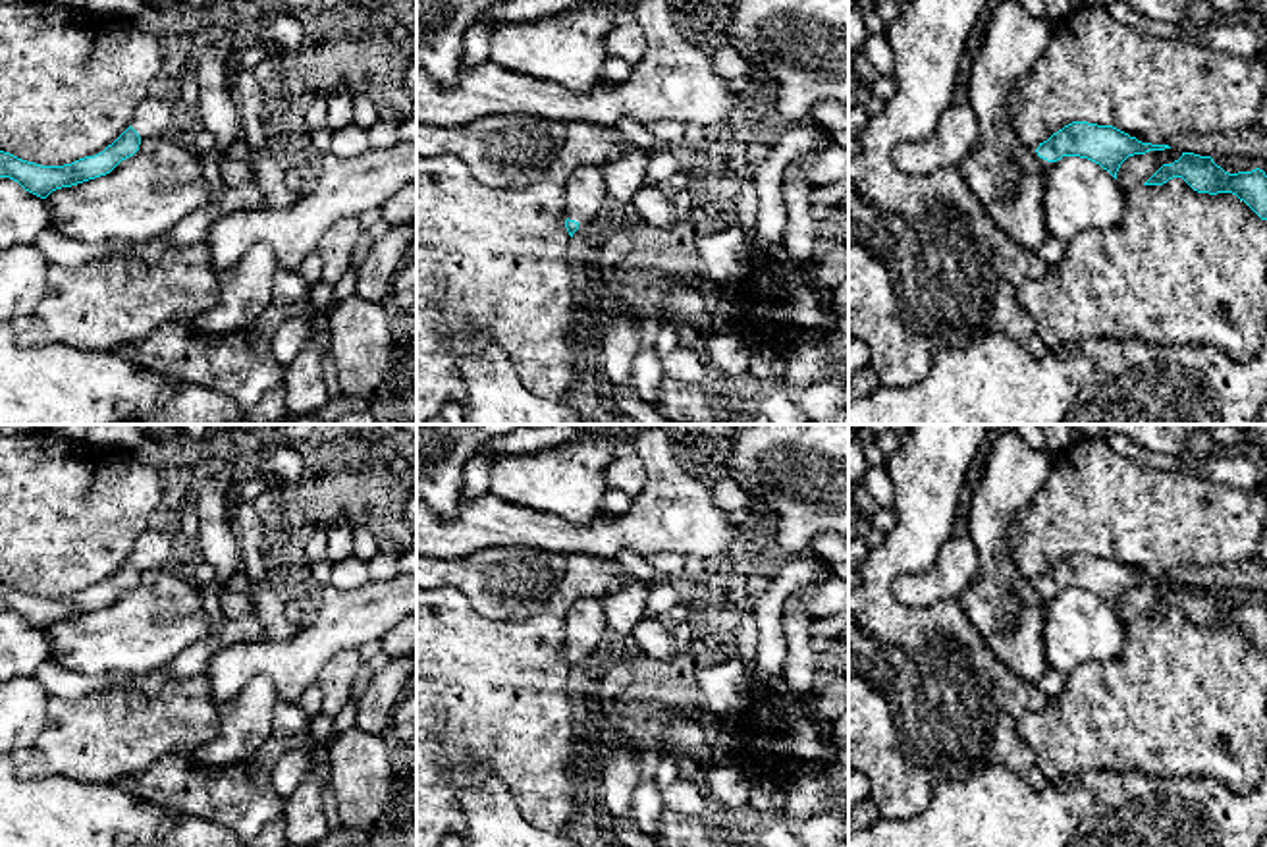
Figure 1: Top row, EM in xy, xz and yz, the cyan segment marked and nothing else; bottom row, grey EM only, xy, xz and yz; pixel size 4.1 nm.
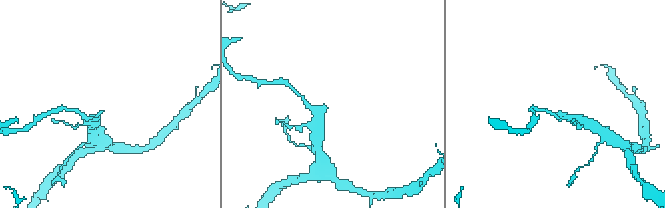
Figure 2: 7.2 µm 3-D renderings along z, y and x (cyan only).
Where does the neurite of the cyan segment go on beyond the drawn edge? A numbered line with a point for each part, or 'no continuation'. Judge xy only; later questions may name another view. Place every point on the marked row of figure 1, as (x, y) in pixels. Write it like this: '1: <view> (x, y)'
1: xy (157, 116)

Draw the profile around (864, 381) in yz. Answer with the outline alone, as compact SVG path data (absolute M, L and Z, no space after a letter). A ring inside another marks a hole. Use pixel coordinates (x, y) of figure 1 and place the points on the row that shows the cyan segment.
M866 365L849 380L849 401L870 396L877 388L877 372Z

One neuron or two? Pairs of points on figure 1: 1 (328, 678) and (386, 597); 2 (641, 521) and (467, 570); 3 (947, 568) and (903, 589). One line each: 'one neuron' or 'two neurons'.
1: two neurons
2: two neurons
3: one neuron

